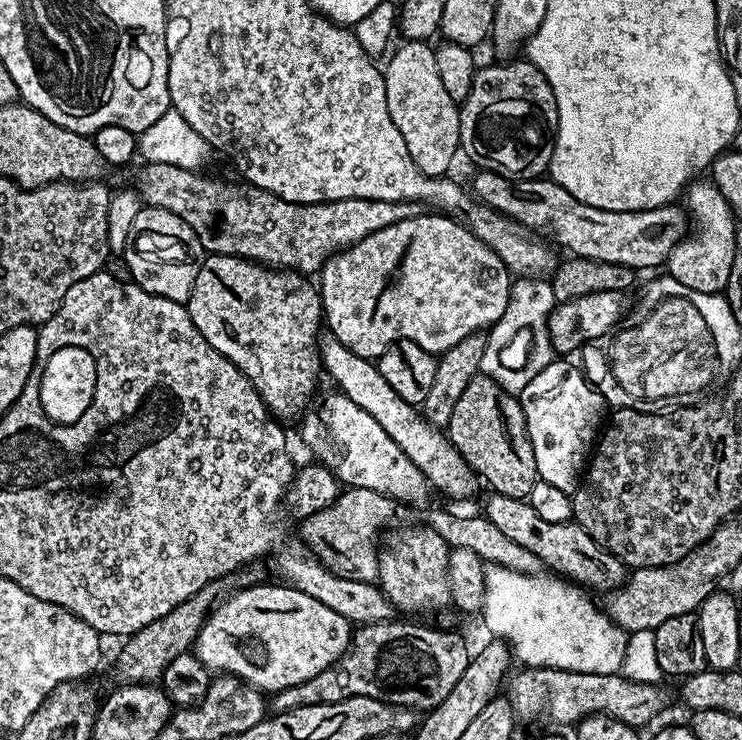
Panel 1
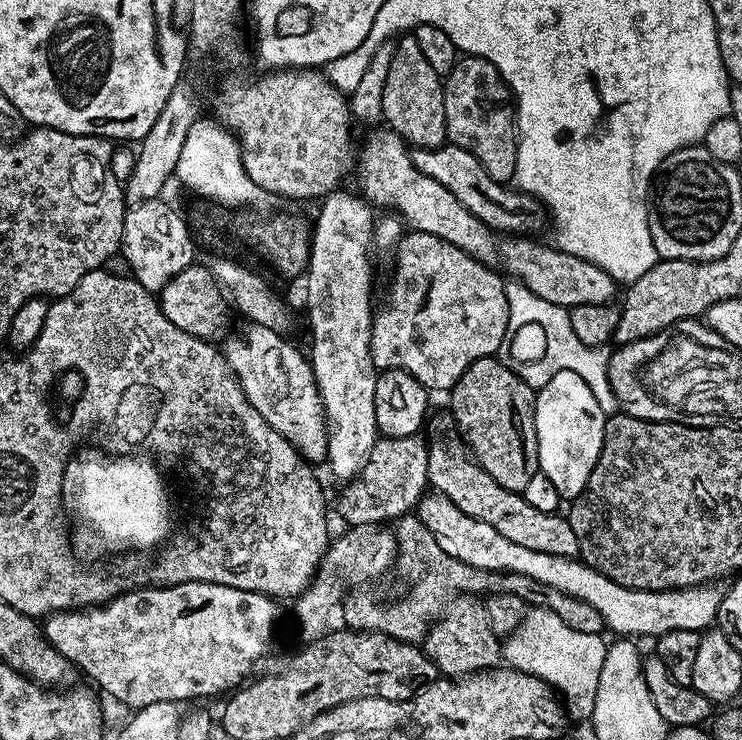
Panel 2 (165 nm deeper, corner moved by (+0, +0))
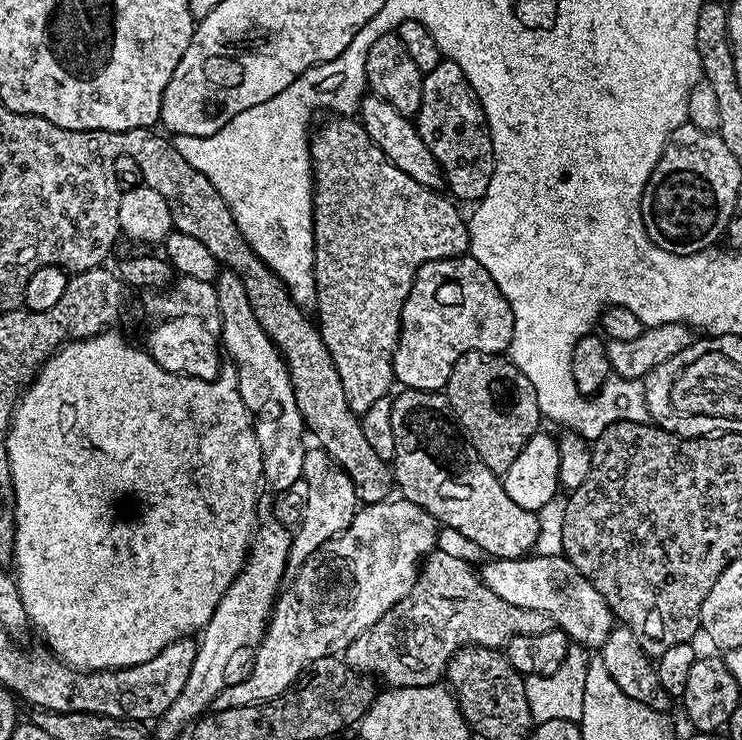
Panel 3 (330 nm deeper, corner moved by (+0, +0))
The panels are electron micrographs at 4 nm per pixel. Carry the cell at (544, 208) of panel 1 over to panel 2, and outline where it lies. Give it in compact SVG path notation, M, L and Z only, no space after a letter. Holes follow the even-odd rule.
M446 142L440 148L417 148L412 152L412 164L419 172L426 174L426 178L434 178L434 182L446 186L446 190L450 190L450 194L454 194L454 198L458 198L458 202L470 210L470 214L497 233L534 234L530 232L536 232L546 224L546 209L536 197L529 196L515 186L499 184L490 178L474 154L454 143Z

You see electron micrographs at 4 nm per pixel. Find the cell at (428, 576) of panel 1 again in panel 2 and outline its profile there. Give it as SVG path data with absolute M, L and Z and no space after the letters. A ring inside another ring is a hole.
M460 594L447 605L440 619L425 634L422 647L441 677L459 678L497 667L502 660L502 640L494 634L485 601L476 594Z

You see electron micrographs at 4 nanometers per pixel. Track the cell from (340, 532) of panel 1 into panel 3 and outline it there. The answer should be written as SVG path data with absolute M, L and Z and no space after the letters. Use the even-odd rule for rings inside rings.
M433 549L410 594L386 610L386 614L382 614L382 618L378 618L370 630L358 634L358 638L354 638L354 642L344 648L342 659L356 672L381 672L388 688L421 688L439 684L445 679L450 658L454 658L460 648L475 646L500 650L513 636L541 636L553 627L552 619L546 614L538 610L526 610L522 606L510 606L510 602L498 598L494 590L485 586L471 563Z

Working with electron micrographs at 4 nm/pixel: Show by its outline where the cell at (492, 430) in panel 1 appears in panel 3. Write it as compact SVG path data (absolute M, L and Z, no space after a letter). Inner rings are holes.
M467 352L454 362L454 370L448 379L446 389L448 405L462 429L468 443L474 446L478 458L486 462L491 472L503 474L510 470L514 458L522 454L522 446L530 442L535 432L541 431L542 417L540 415L540 394L534 390L530 378L518 370L518 366L512 364L507 355L494 352Z

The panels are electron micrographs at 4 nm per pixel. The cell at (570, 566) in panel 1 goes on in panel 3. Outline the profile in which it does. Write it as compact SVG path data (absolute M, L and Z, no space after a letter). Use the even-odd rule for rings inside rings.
M404 388L398 392L392 400L392 429L396 443L394 484L399 495L422 506L422 510L426 510L436 519L437 525L453 527L471 542L476 542L485 557L519 560L528 556L535 549L539 536L537 513L522 510L518 502L513 502L510 494L506 494L503 479L497 473L491 472L486 462L482 462L482 458L478 458L474 446L462 435L462 429L448 405L447 395L413 388Z

